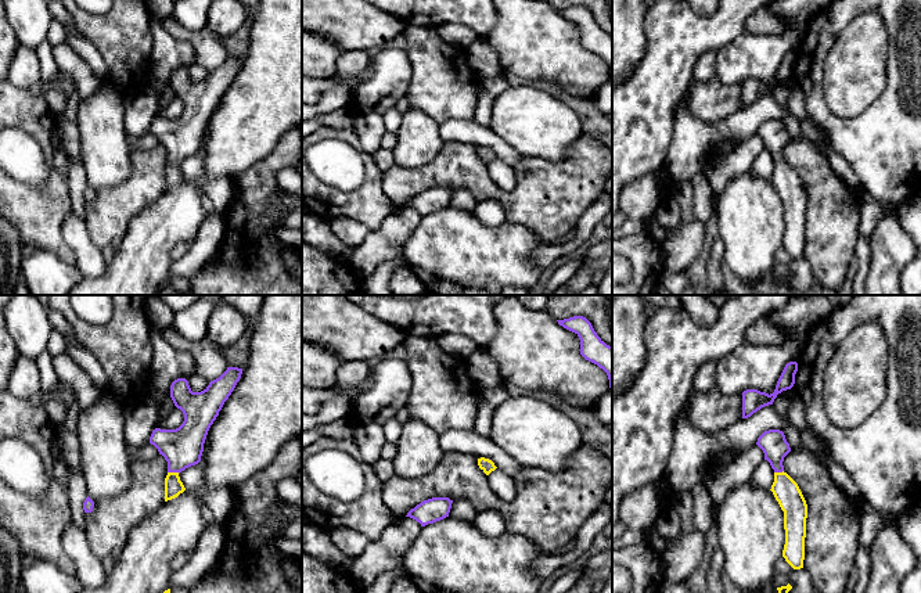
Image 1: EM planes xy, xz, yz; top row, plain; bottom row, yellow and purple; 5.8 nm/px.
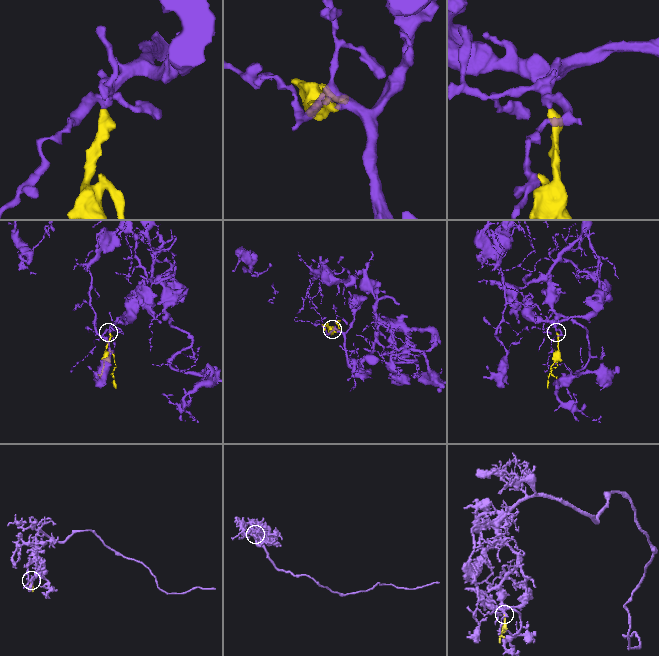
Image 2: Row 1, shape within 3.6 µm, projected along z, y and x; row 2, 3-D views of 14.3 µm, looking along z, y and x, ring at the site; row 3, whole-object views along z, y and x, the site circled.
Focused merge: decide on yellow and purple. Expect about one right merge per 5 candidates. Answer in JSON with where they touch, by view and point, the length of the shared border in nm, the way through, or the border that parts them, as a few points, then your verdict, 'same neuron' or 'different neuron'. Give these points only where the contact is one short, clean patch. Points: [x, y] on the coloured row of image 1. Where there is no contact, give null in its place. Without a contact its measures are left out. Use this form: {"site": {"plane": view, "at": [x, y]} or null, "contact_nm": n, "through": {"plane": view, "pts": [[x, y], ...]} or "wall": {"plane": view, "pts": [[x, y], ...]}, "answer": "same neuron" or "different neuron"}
{"site": {"plane": "xy", "at": [173, 473]}, "contact_nm": 70, "through": {"plane": "xy", "pts": [[173, 487], [173, 473], [182, 448]]}, "answer": "same neuron"}

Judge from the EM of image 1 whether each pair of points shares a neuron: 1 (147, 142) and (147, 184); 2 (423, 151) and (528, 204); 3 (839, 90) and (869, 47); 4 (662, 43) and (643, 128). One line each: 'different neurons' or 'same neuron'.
1: different neurons
2: different neurons
3: same neuron
4: same neuron

